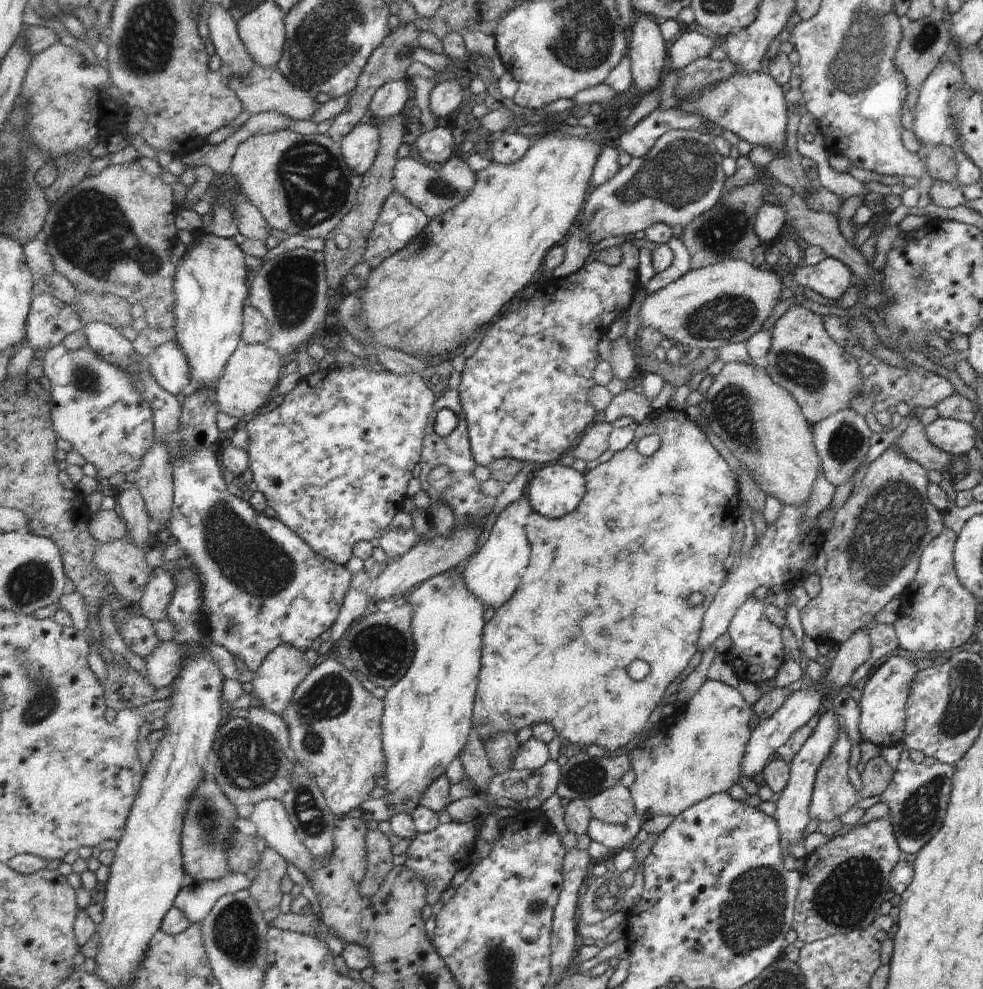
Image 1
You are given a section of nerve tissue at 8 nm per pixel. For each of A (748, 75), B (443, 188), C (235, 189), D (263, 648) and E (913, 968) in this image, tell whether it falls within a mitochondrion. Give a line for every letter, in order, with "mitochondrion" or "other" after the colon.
A: other
B: mitochondrion
C: other
D: other
E: other

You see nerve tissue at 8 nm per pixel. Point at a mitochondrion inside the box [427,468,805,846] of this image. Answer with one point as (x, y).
(585, 776)

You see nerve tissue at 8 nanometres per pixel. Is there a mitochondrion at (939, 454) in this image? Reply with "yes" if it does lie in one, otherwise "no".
no

